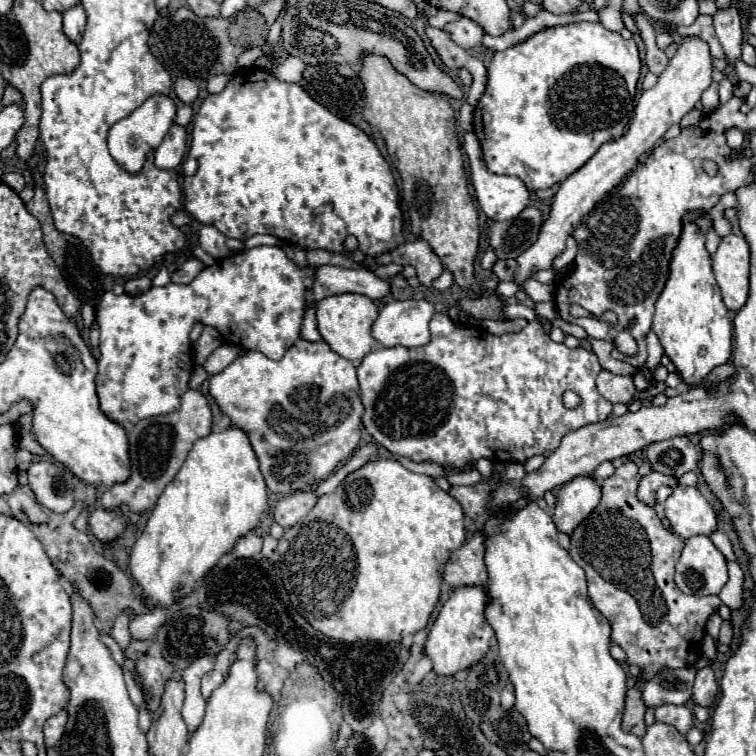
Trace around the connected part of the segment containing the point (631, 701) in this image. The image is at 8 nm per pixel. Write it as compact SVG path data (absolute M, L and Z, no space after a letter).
M633 687L627 691L627 697L625 697L625 711L623 711L621 727L627 733L643 737L645 735L643 715L645 715L645 703L641 701L641 691L639 691L639 687Z

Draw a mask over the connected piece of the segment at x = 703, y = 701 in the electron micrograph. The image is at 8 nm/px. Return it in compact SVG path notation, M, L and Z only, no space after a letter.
M713 667L699 669L693 685L693 701L703 707L711 707L717 693L719 693L719 683L715 677L715 669Z

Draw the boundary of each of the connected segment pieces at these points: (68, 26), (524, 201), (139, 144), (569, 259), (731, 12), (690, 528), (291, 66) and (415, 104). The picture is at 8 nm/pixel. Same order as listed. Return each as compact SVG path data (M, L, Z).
M75 5L73 9L63 13L63 33L73 43L79 43L81 37L83 37L83 31L85 31L85 21L87 21L87 15L85 15L83 7Z
M469 131L469 133L465 135L463 149L465 149L467 157L469 157L471 183L473 183L473 189L475 189L475 197L477 197L479 207L485 211L485 215L491 217L493 221L505 221L505 219L517 217L517 215L529 205L529 191L527 191L527 187L523 185L523 181L517 179L517 177L505 177L505 175L489 173L489 171L485 169L481 145L479 145L479 141L477 141L477 137L475 137L473 131Z
M153 95L149 101L145 101L141 107L137 107L129 117L117 121L111 129L109 129L109 137L107 137L107 145L109 145L109 153L115 159L115 163L125 169L127 173L135 175L143 169L147 155L151 151L157 149L157 145L161 145L165 133L169 131L169 127L173 125L175 119L175 103L165 97L165 95Z
M569 235L569 241L567 241L567 247L565 247L565 253L561 257L557 257L557 261L553 263L553 269L555 273L561 273L565 267L569 267L575 259L575 253L577 253L577 241Z
M735 7L717 11L713 17L713 27L717 33L717 39L723 47L725 59L727 59L727 69L723 71L727 79L735 77L735 61L741 59L741 43L743 43L743 29L741 29L741 17Z
M677 485L663 505L671 529L683 539L709 535L717 527L715 511L697 487Z
M287 55L287 59L285 59L277 69L273 69L273 75L279 77L279 79L283 79L283 81L293 81L293 83L297 83L297 81L301 79L305 67L307 67L307 65L305 65L297 55Z
M363 57L359 77L365 85L363 117L369 125L375 125L381 131L387 145L387 153L401 175L401 187L403 187L401 193L405 203L409 205L407 213L411 221L411 231L417 231L417 235L431 245L433 253L441 259L443 267L453 273L453 281L457 285L469 287L475 281L473 263L479 249L479 219L477 219L477 213L473 213L475 203L467 189L465 157L455 133L453 107L449 105L447 99L435 97L433 93L413 85L405 75L397 73L393 65L385 61L385 57Z

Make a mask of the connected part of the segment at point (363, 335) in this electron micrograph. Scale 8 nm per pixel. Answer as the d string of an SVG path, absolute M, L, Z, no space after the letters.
M341 293L341 295L331 295L321 301L315 301L315 305L317 305L315 307L317 329L321 337L325 339L325 343L329 343L329 347L337 355L349 361L361 361L373 349L375 341L369 333L369 325L373 325L379 313L379 307L373 299L359 295L359 293Z

